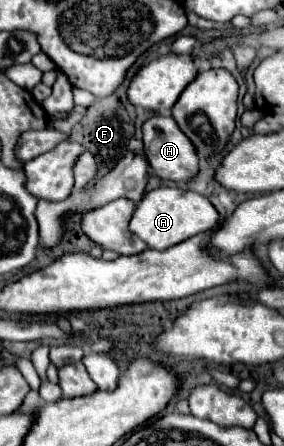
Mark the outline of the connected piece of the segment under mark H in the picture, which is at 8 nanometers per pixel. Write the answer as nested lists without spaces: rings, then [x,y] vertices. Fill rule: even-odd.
[[[156,114],[148,118],[142,126],[142,132],[144,132],[146,158],[160,178],[180,182],[180,180],[190,180],[198,172],[198,154],[194,150],[194,144],[182,134],[182,130],[178,130],[178,124],[174,122],[172,116]]]

